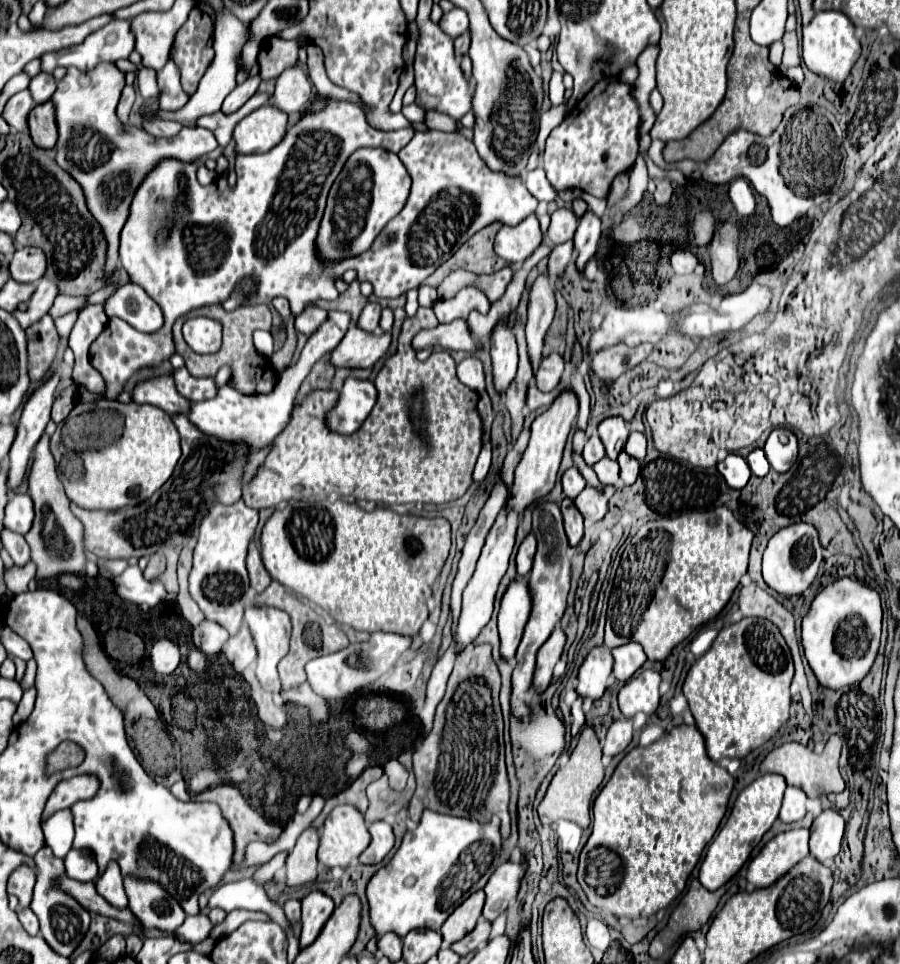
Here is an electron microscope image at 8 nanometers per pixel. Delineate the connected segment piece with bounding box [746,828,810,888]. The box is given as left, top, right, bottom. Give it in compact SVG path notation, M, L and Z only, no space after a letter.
M794 828L774 836L756 858L748 864L748 882L756 888L766 888L774 884L782 874L786 874L794 864L810 854L806 828Z

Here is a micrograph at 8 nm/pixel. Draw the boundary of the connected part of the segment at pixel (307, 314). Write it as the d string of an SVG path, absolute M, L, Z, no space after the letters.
M308 306L308 310L304 310L304 314L300 314L300 318L296 318L296 332L304 334L304 336L312 336L322 324L324 324L324 318L326 318L326 310L318 308L318 306Z

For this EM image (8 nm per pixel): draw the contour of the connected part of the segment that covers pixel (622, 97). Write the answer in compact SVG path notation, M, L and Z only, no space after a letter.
M618 76L598 80L572 108L564 122L546 140L544 172L556 192L582 190L596 198L608 198L612 180L630 170L638 154L640 110L632 86Z

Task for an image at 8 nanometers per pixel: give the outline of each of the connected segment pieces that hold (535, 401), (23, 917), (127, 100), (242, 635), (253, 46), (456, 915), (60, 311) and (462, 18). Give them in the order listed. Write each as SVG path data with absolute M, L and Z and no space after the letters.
M530 382L530 386L528 386L528 394L526 394L526 408L528 410L536 410L536 408L549 408L550 404L555 400L555 398L565 390L567 385L561 382L550 394L542 394L536 386L534 386L534 382Z
M22 908L22 910L18 912L18 916L20 916L20 922L22 922L24 930L26 930L30 936L36 936L36 934L38 934L38 918L36 918L36 914L34 914L30 908Z
M126 86L124 92L122 92L122 98L120 98L120 104L118 104L118 108L116 108L118 120L120 120L122 124L128 124L128 114L130 114L130 110L132 110L134 96L136 96L134 88L132 88L132 86Z
M242 622L242 628L238 634L228 633L229 639L224 644L222 652L226 654L226 658L230 660L234 670L242 672L246 666L250 666L256 660L256 646L254 646L252 634L244 622Z
M250 38L246 43L247 44L244 45L244 48L242 50L242 61L244 68L246 70L250 70L253 67L253 65L257 62L260 44L258 44L258 42L252 42Z
M478 890L448 916L448 920L444 922L444 926L440 930L442 938L448 944L462 940L468 932L474 930L480 914L482 914L482 906L484 906L484 890Z
M60 294L54 302L54 306L50 308L50 314L52 316L64 316L66 312L70 310L76 310L76 308L84 308L86 304L86 296L66 296L66 294Z
M454 8L448 14L442 16L442 20L438 22L438 26L450 36L450 38L458 38L462 32L468 30L468 16L464 14L464 10Z

